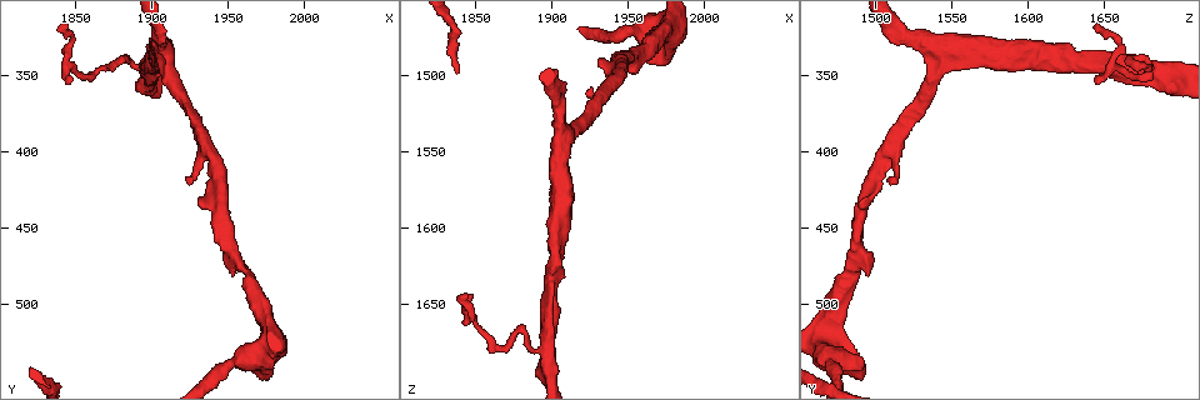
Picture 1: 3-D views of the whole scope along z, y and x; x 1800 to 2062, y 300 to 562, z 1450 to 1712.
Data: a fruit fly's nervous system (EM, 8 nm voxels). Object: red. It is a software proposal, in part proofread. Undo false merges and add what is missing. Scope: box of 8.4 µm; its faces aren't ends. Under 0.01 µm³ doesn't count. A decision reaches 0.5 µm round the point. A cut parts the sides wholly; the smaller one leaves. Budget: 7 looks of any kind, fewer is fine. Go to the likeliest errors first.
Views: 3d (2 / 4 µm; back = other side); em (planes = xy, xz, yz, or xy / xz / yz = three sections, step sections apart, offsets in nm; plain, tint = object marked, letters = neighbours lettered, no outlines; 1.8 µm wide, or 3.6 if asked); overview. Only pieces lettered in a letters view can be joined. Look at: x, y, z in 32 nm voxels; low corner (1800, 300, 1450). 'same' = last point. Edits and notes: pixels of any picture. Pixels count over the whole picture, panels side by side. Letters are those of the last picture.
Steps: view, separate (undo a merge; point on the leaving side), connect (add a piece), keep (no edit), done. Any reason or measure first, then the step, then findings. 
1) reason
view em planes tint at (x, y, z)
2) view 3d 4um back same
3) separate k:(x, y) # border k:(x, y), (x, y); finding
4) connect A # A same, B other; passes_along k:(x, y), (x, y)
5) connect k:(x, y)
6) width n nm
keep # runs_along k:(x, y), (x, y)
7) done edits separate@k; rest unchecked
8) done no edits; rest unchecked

looks like a crossing
view 3d 4um at (1896, 342, 1680)

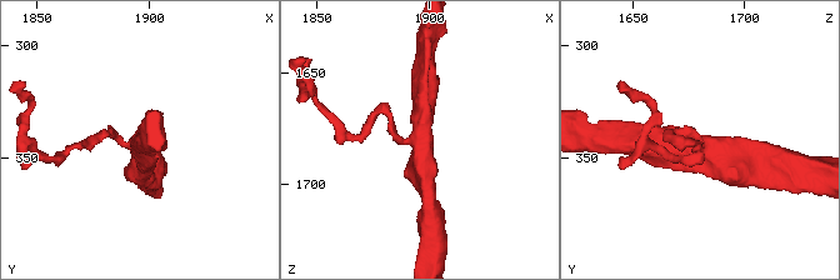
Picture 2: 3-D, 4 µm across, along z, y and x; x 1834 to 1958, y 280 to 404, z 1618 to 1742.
arms 4; now the EM
view em planes letters at (1896, 343, 1679)

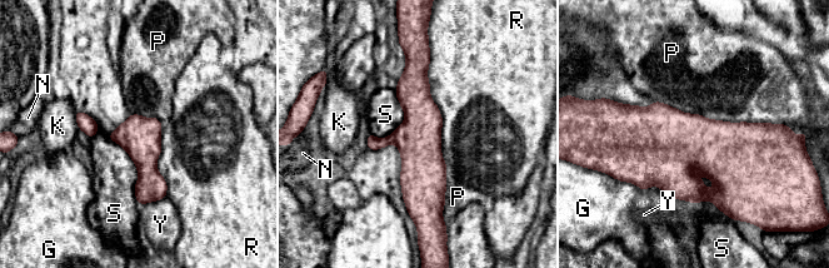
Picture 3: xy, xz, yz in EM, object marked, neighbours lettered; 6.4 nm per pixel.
width 260 nm
keep # G other, K other, N other, P other, R other, S other, Y other; runs_along 3:(411, 60), (424, 211); all the same cell

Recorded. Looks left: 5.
view em planes letters at (1842, 320, 1642)

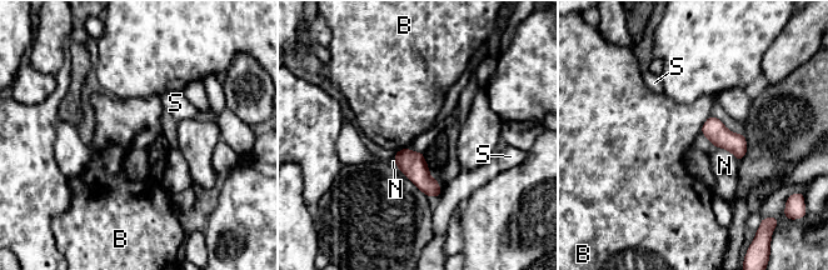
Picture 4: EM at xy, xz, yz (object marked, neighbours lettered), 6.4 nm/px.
width 140 nm
keep # B other, N other, S other; no lettered piece goes on from it

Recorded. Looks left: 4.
free end
view 3d 4um at (1930, 432, 1490)

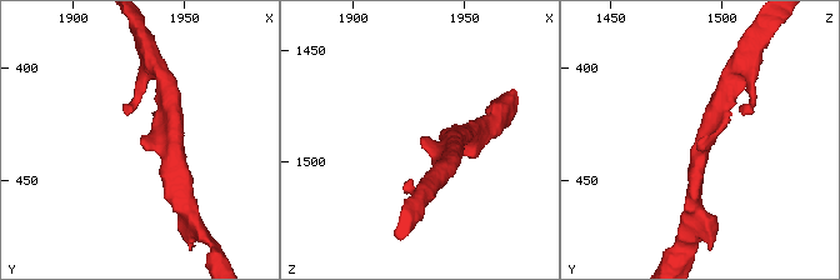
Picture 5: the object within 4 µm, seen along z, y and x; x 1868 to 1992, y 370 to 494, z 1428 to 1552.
arm_widths 280, 280 nm
view em 3.6um yz step 16 tint at (1930, 433, 1490)

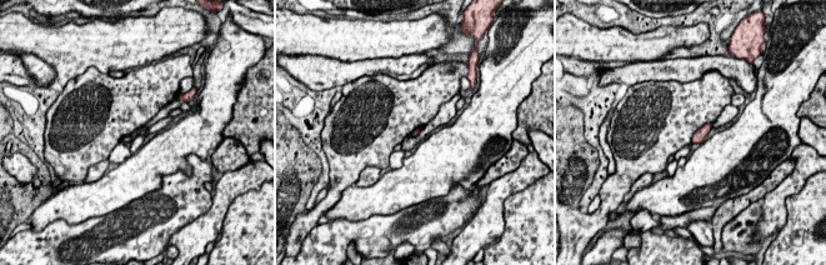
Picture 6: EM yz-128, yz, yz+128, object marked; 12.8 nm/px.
cut it another way
view em 3.6um planes letters same

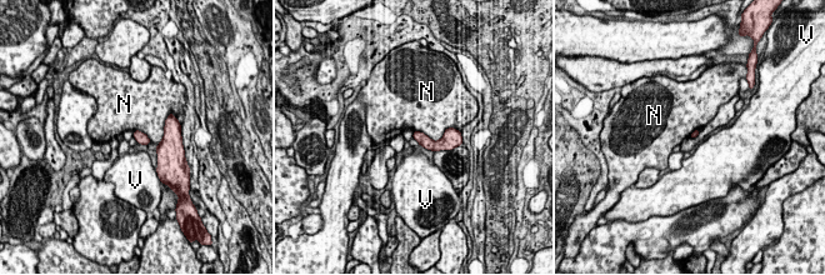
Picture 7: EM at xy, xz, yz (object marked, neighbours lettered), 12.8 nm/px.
keep # N other, V other; border 7:(456, 129), (436, 140), (414, 131); no lettered piece goes on from it

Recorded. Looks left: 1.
done no edits; rest unchecked

